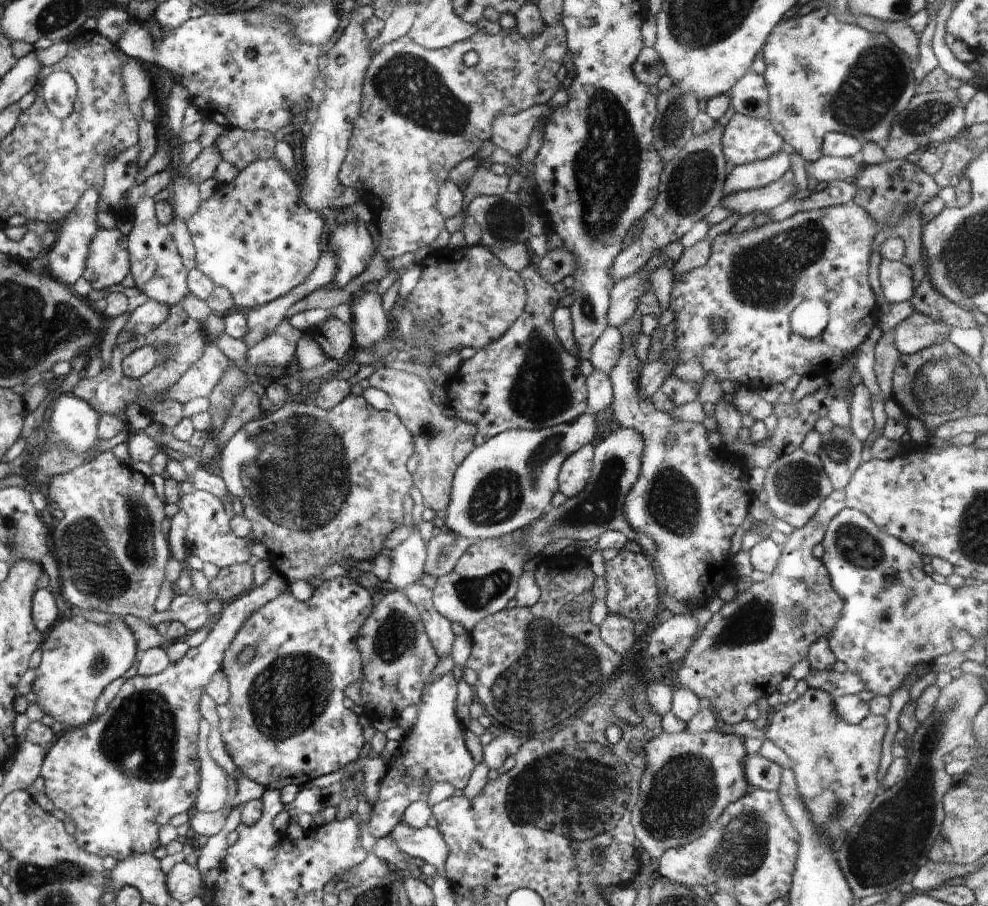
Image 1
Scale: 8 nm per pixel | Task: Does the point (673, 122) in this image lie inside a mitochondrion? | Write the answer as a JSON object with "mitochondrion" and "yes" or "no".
{"mitochondrion":"yes"}

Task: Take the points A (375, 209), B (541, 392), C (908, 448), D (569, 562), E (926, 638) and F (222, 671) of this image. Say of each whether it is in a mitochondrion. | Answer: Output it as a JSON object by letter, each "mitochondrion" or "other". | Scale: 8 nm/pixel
{"A":"other","B":"mitochondrion","C":"other","D":"other","E":"other","F":"other"}

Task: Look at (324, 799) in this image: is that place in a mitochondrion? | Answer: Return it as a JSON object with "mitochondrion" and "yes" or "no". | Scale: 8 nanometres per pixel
{"mitochondrion":"no"}

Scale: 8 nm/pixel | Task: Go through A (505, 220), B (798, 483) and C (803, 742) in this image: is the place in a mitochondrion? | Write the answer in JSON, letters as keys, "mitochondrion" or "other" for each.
{"A":"mitochondrion","B":"mitochondrion","C":"other"}

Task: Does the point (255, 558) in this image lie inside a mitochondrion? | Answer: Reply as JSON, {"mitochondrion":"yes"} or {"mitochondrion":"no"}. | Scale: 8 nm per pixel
{"mitochondrion":"no"}

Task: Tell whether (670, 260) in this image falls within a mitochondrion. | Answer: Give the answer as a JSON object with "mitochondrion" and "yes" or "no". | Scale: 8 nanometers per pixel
{"mitochondrion":"no"}

